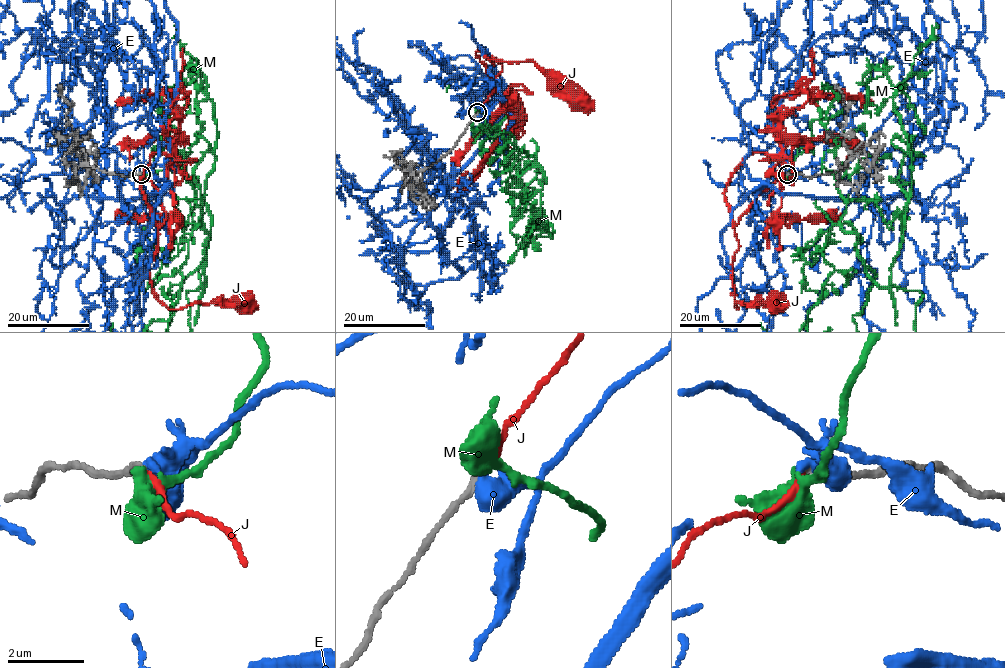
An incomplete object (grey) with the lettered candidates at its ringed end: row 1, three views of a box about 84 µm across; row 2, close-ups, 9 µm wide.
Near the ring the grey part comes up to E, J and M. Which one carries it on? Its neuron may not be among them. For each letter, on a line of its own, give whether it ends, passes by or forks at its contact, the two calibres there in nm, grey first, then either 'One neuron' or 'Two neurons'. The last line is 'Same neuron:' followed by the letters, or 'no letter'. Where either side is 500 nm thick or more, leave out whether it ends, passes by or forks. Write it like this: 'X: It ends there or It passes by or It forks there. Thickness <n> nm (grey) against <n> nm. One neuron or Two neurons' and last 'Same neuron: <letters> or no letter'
E: Thickness 200 nm (grey) against 650 nm. Two neurons
J: It ends there. Thickness 180 nm (grey) against 150 nm. One neuron
M: It passes by. Thickness 180 nm (grey) against 380 nm. Two neurons
Same neuron: J

